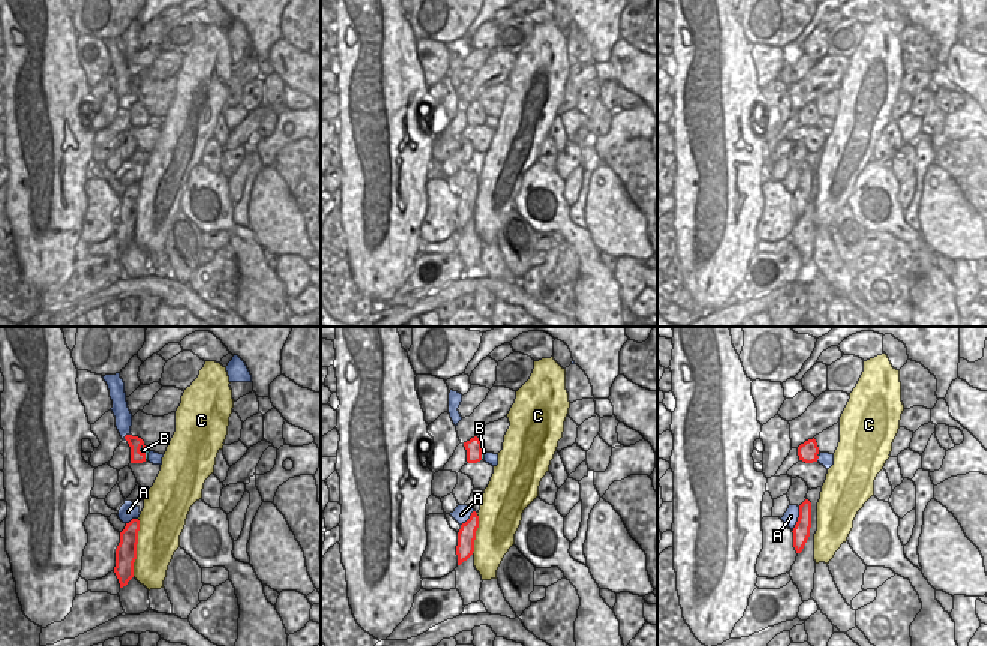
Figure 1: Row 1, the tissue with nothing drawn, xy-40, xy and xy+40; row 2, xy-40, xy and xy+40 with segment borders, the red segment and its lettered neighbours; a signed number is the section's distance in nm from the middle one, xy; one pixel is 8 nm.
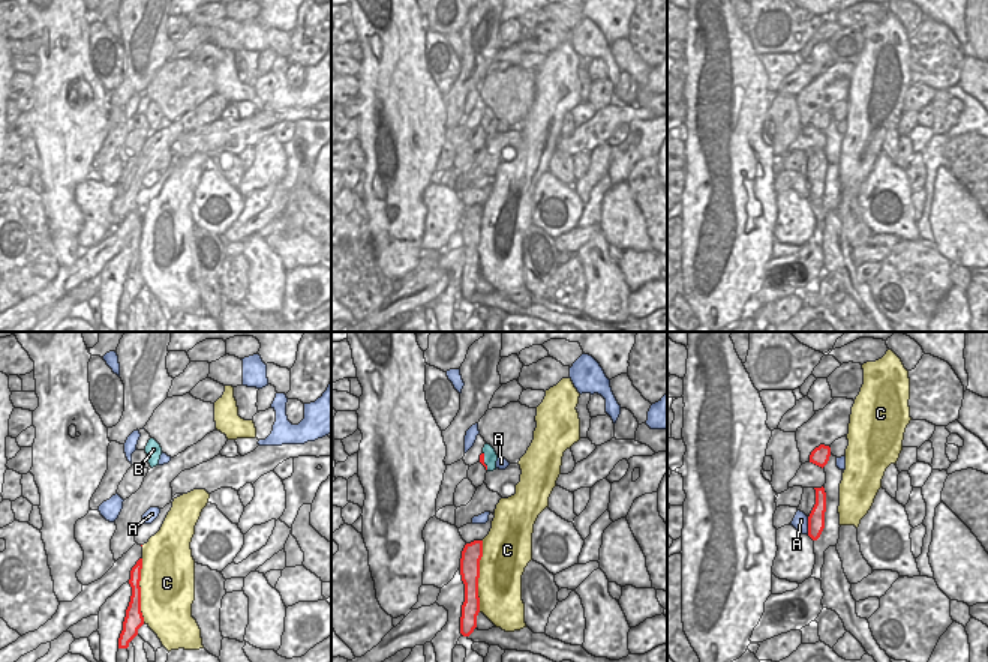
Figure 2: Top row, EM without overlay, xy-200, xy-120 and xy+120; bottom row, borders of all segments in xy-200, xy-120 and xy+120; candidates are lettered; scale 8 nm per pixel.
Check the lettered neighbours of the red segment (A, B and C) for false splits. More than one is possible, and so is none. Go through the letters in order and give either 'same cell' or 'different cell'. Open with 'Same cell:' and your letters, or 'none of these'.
Same cell: none of these
A: different cell
B: different cell
C: different cell

